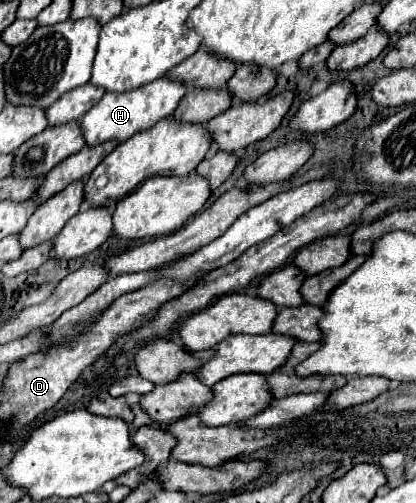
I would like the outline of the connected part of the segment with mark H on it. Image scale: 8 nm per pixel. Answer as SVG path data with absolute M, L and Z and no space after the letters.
M159 78L149 82L143 90L135 90L135 94L105 94L83 118L81 118L81 132L85 138L85 146L99 146L107 140L115 140L117 144L129 140L137 132L145 132L153 128L159 120L169 118L179 100L185 96L187 86L179 82L171 82L167 78Z

